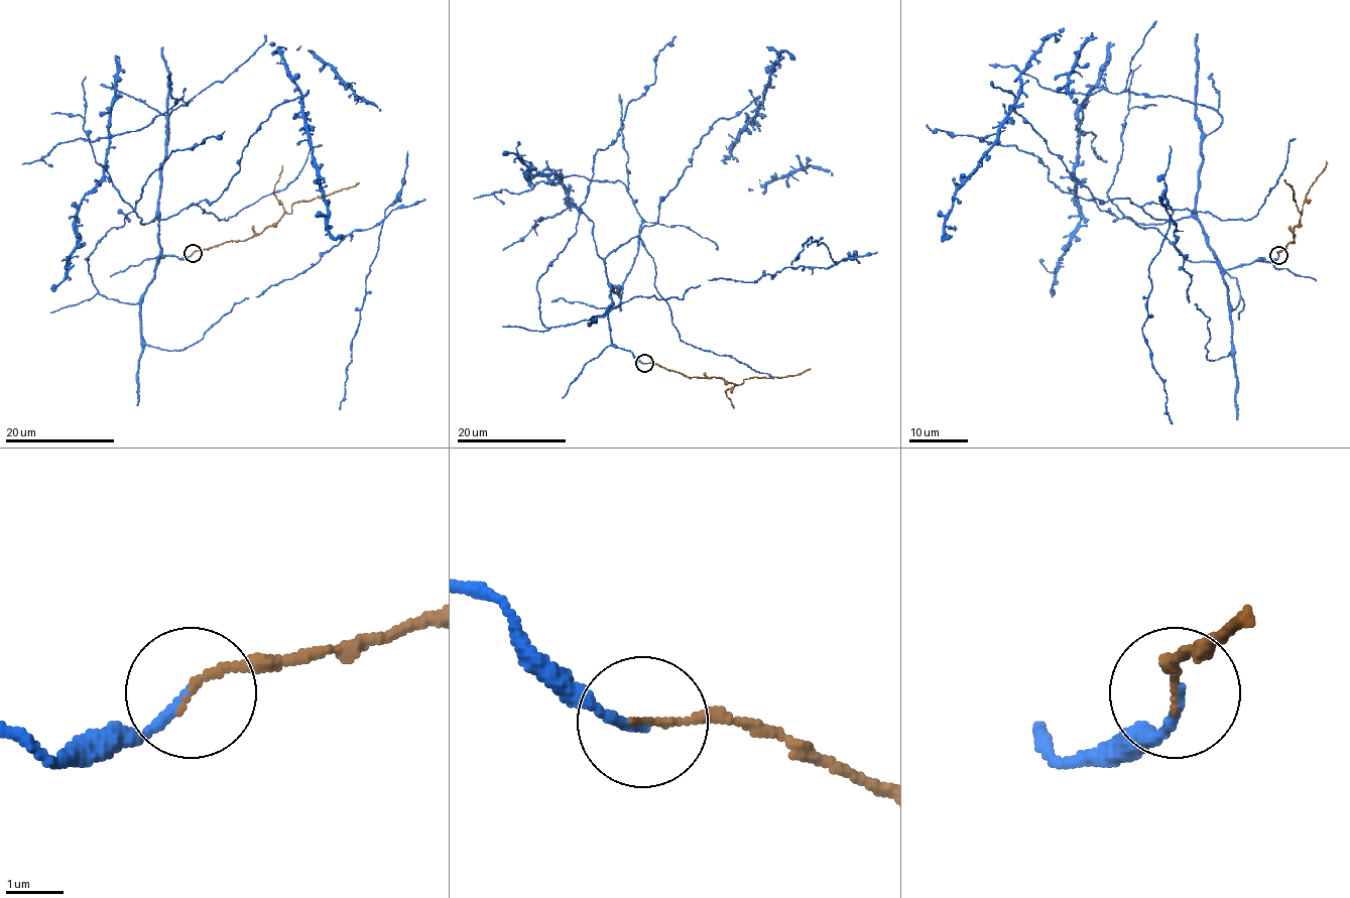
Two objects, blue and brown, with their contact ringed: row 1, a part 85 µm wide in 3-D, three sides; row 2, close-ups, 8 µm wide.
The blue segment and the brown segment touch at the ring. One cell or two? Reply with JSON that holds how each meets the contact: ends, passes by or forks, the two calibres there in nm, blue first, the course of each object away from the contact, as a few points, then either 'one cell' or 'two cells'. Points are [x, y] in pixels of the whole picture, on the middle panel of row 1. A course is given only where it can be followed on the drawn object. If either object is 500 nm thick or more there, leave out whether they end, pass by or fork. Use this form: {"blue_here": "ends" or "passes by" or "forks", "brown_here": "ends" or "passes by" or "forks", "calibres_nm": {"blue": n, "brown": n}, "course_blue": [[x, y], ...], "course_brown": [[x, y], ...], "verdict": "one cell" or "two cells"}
{"blue_here": "ends", "brown_here": "ends", "calibres_nm": {"blue": 170, "brown": 120}, "course_blue": [[644, 363], [614, 344], [606, 312], [593, 318], [834, 263], [811, 236], [790, 263]], "course_brown": [[644, 363], [660, 365], [683, 374], [719, 377], [737, 385], [747, 378], [798, 375], [811, 369]], "verdict": "one cell"}

